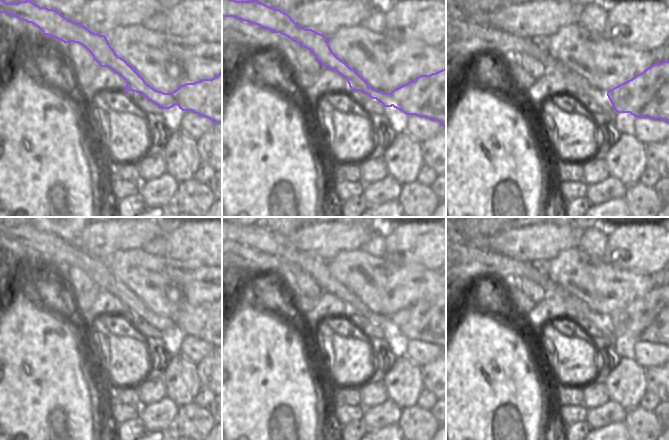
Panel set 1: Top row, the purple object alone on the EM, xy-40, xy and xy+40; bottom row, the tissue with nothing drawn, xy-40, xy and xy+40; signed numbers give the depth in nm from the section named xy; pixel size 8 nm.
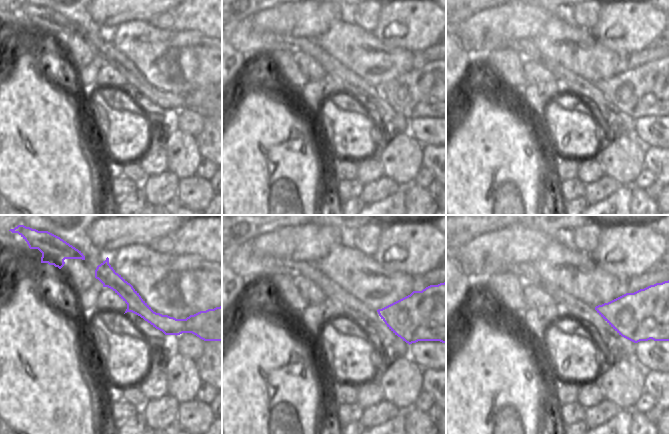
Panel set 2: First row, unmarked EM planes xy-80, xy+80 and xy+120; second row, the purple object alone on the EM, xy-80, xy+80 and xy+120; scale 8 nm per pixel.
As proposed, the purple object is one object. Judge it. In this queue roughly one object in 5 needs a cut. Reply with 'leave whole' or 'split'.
split

